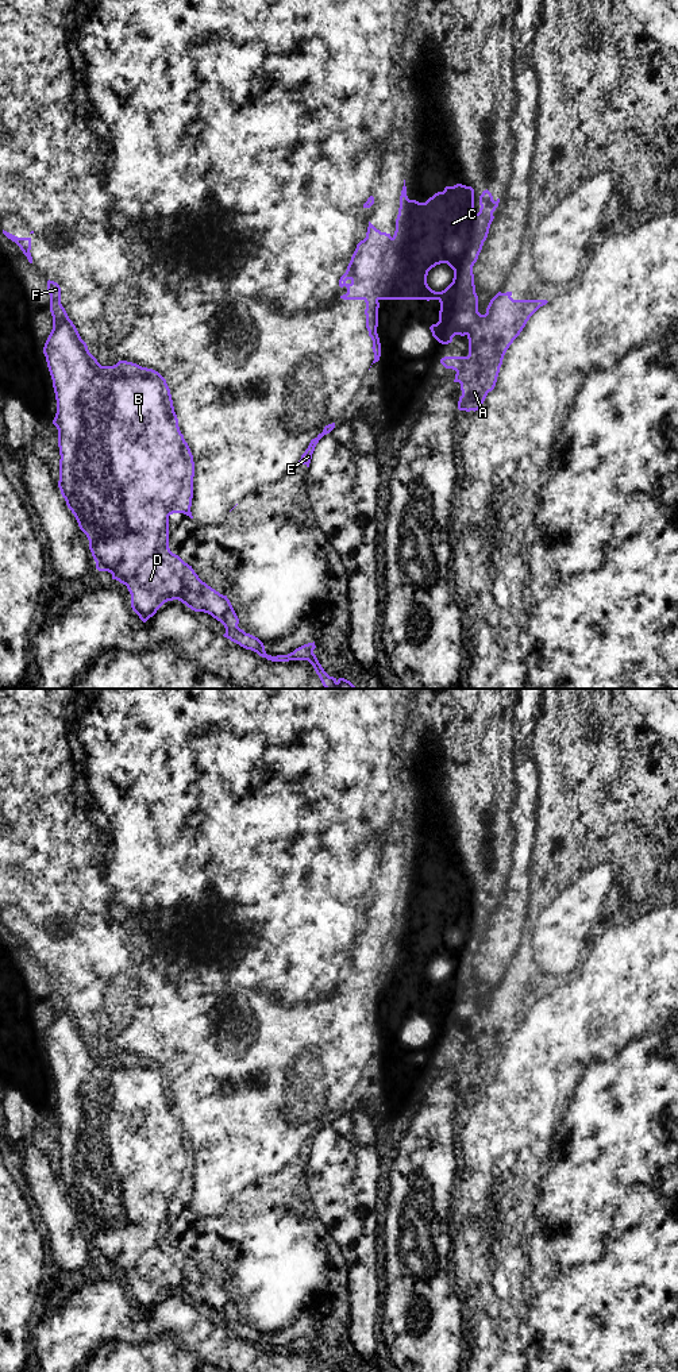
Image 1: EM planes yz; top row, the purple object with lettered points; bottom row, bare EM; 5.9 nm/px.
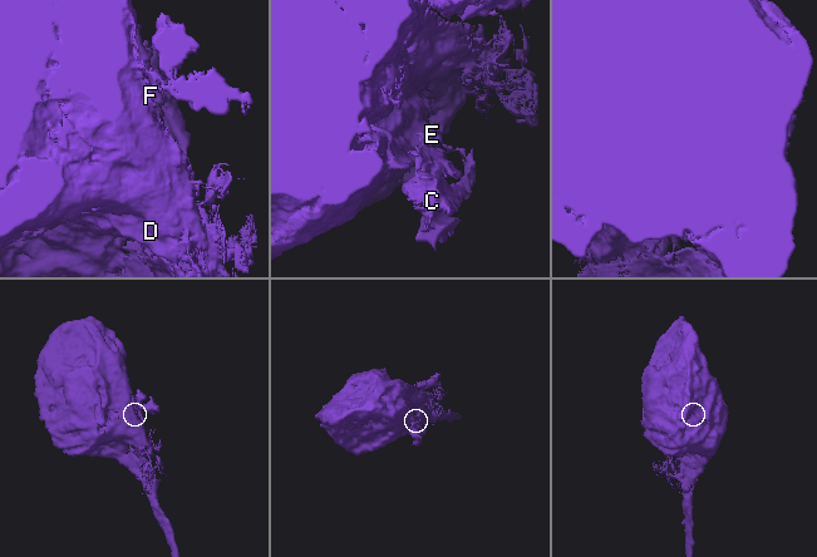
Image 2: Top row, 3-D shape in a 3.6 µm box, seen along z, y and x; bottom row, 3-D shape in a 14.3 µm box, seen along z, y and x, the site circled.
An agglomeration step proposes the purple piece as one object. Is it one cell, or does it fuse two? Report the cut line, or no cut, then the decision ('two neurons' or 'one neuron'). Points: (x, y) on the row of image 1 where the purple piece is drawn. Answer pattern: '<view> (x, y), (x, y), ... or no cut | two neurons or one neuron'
yz (392, 238), (385, 258), (385, 277), (376, 292), (377, 300) | two neurons

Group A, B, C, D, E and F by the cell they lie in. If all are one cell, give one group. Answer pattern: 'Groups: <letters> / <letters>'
Groups: A C / B D E F

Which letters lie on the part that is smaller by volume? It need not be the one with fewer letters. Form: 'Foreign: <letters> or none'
Foreign: A, C

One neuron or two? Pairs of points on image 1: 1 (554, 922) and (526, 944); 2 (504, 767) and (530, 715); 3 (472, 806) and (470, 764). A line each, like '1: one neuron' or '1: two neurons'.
1: two neurons
2: two neurons
3: one neuron

